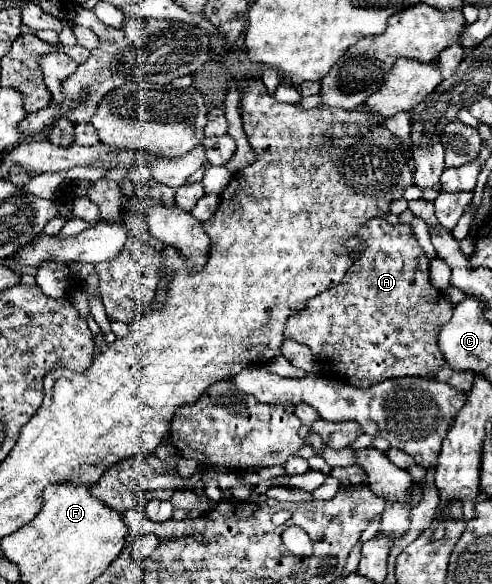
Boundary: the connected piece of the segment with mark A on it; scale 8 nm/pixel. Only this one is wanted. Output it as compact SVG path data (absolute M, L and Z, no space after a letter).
M371 219L363 229L359 229L359 237L351 237L351 249L359 251L361 257L345 273L341 285L311 297L311 301L303 305L301 313L291 315L285 325L285 337L307 345L323 365L323 373L353 387L371 387L385 379L403 375L435 375L445 365L437 347L437 335L451 319L453 307L445 299L445 293L431 285L429 259L413 237L413 229L401 223L389 225L385 219Z

